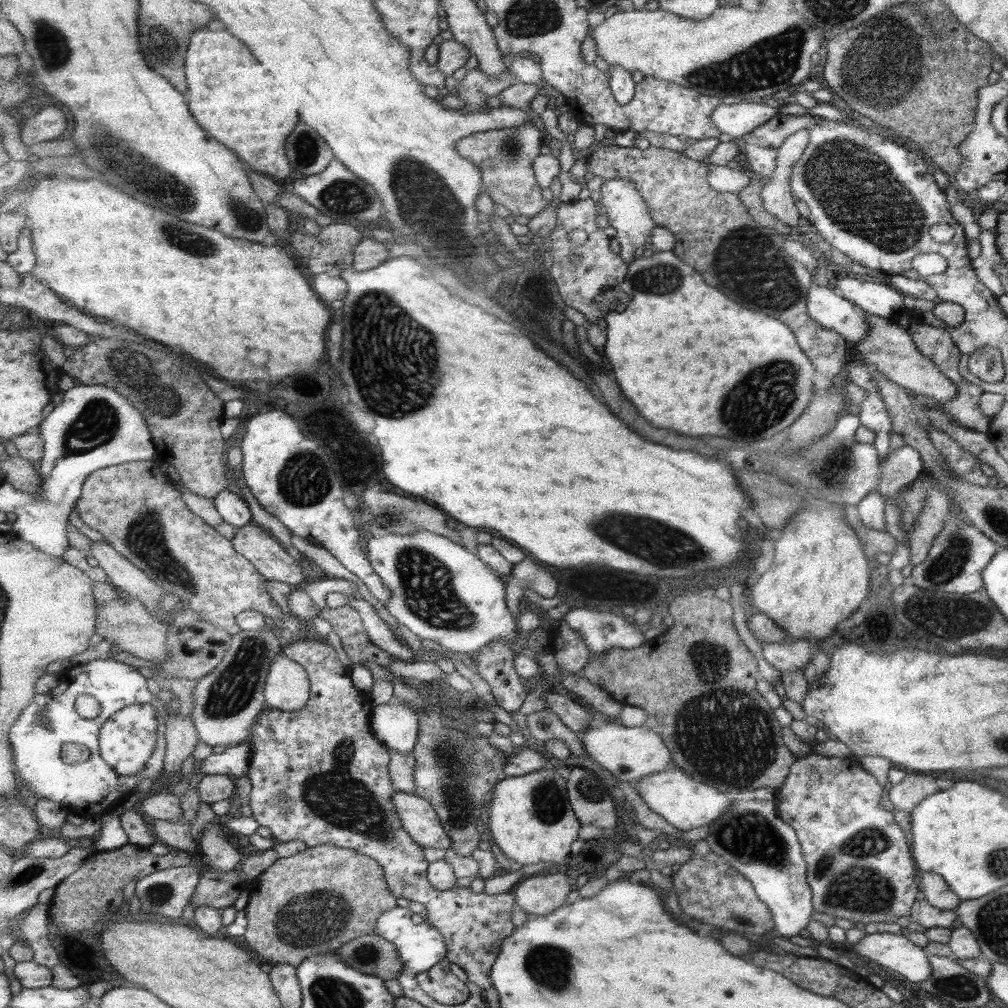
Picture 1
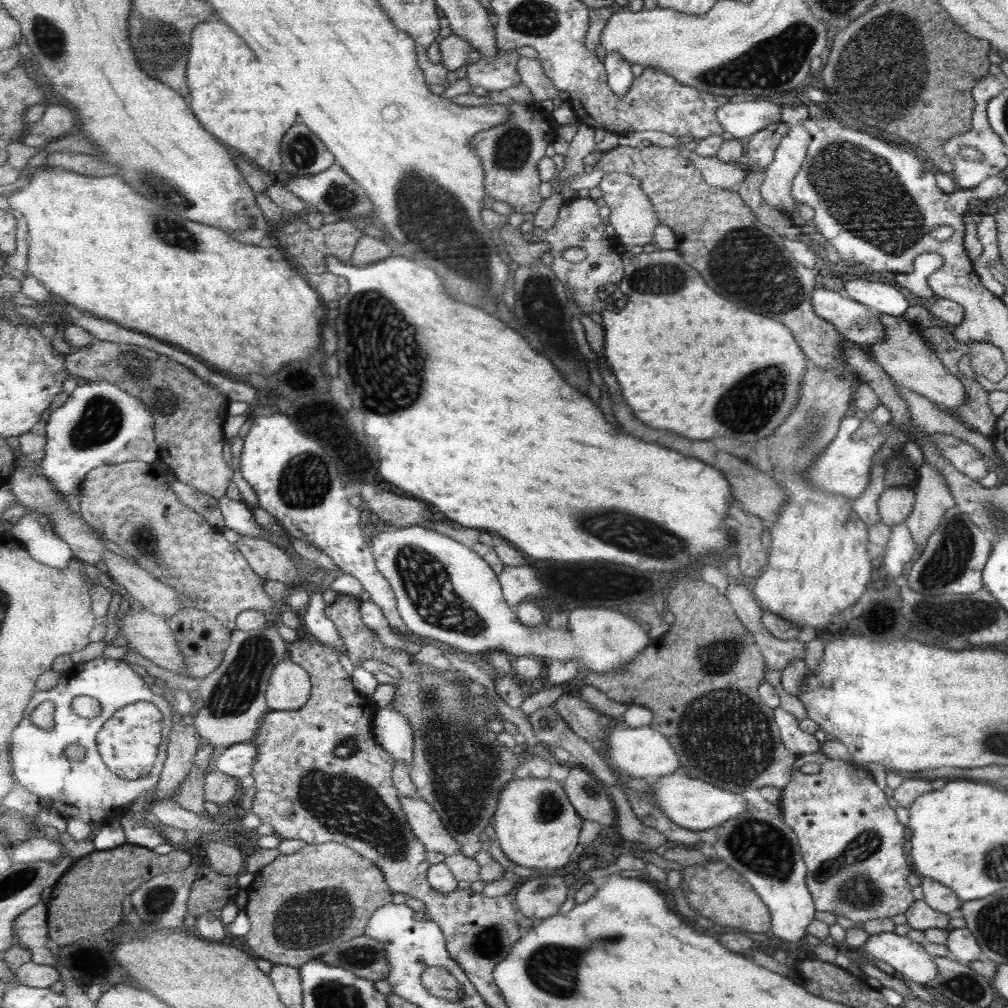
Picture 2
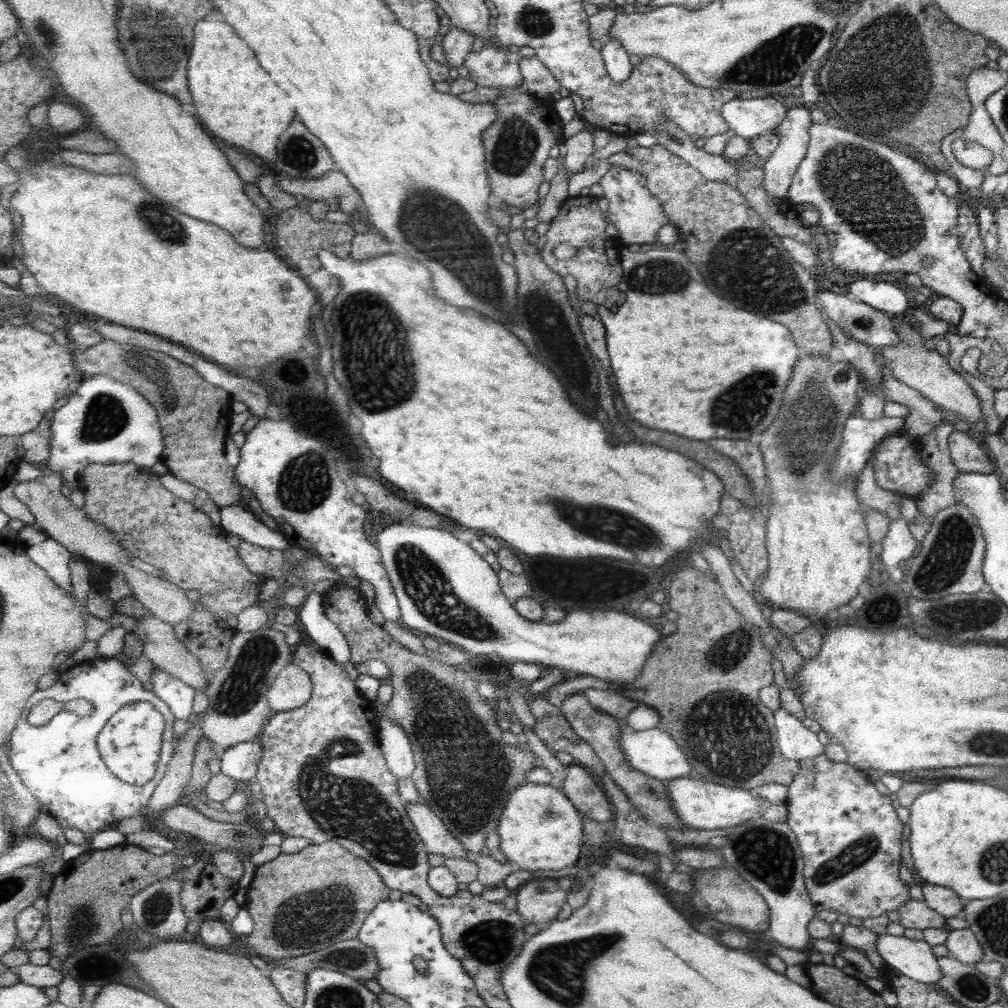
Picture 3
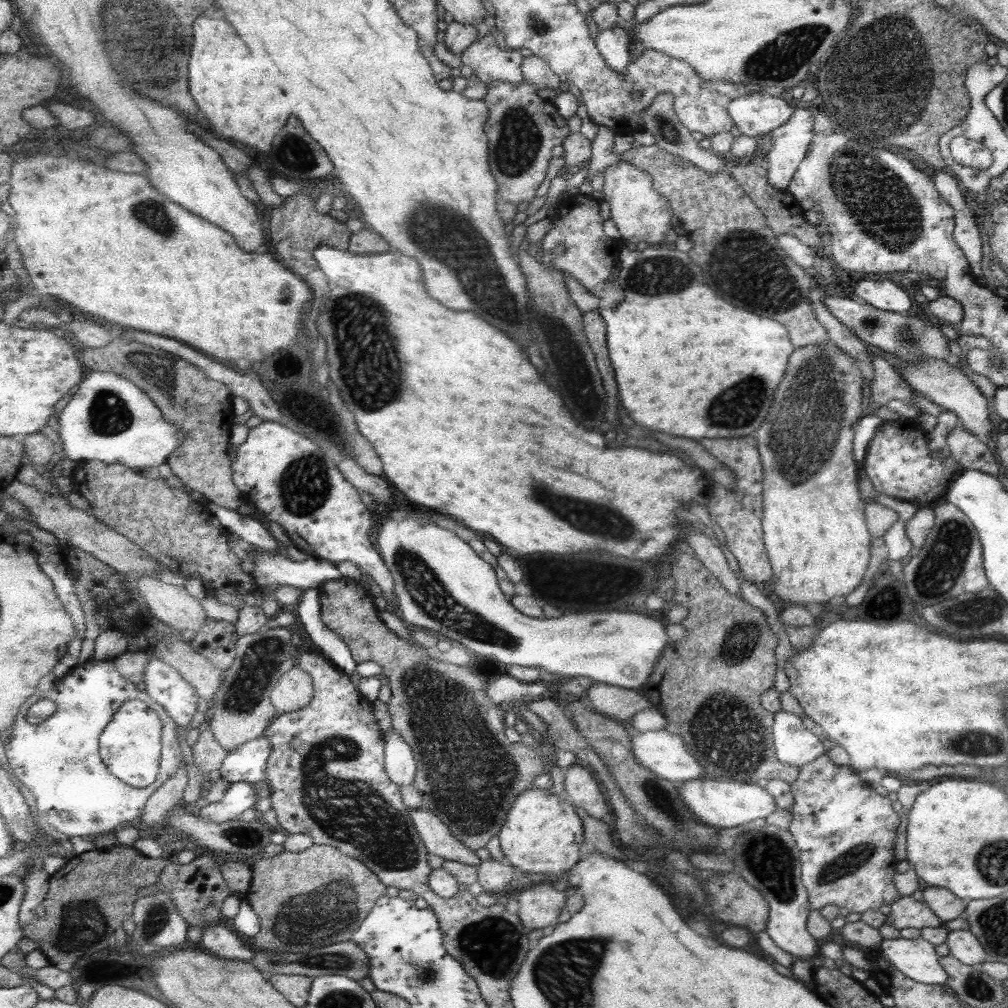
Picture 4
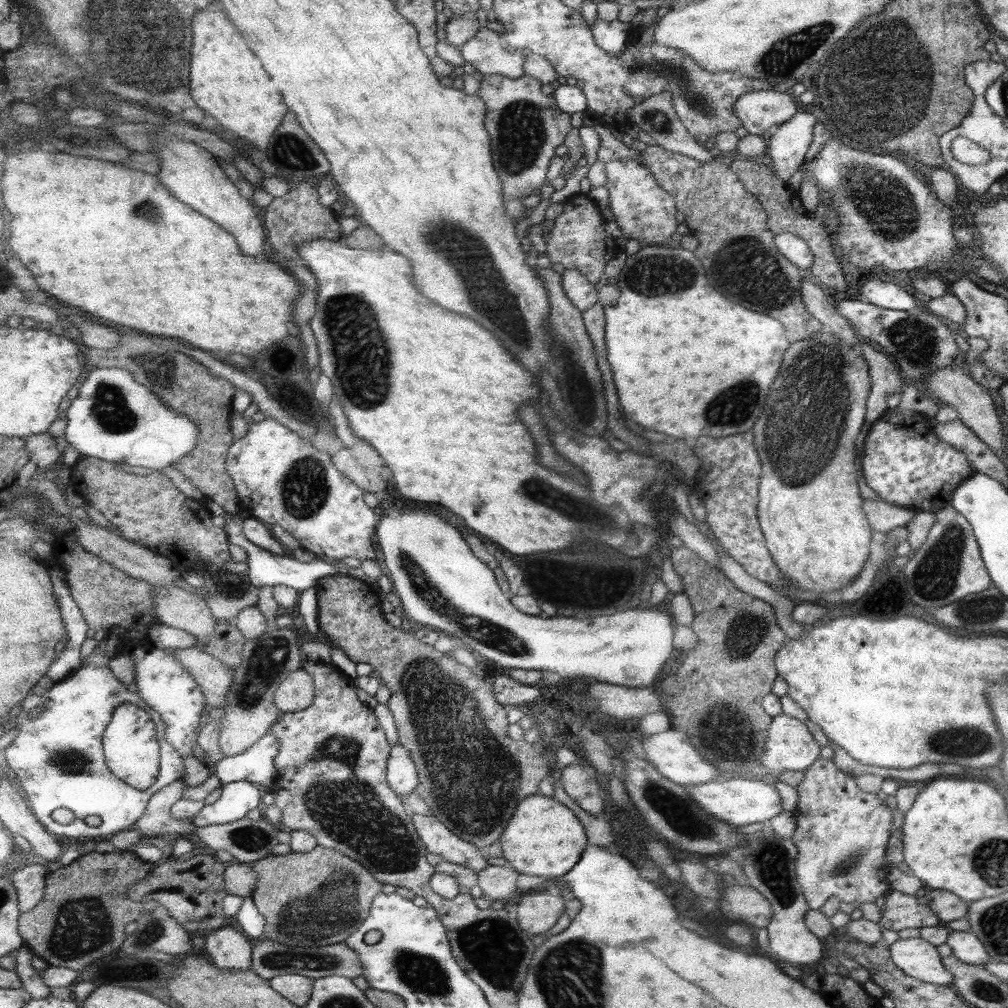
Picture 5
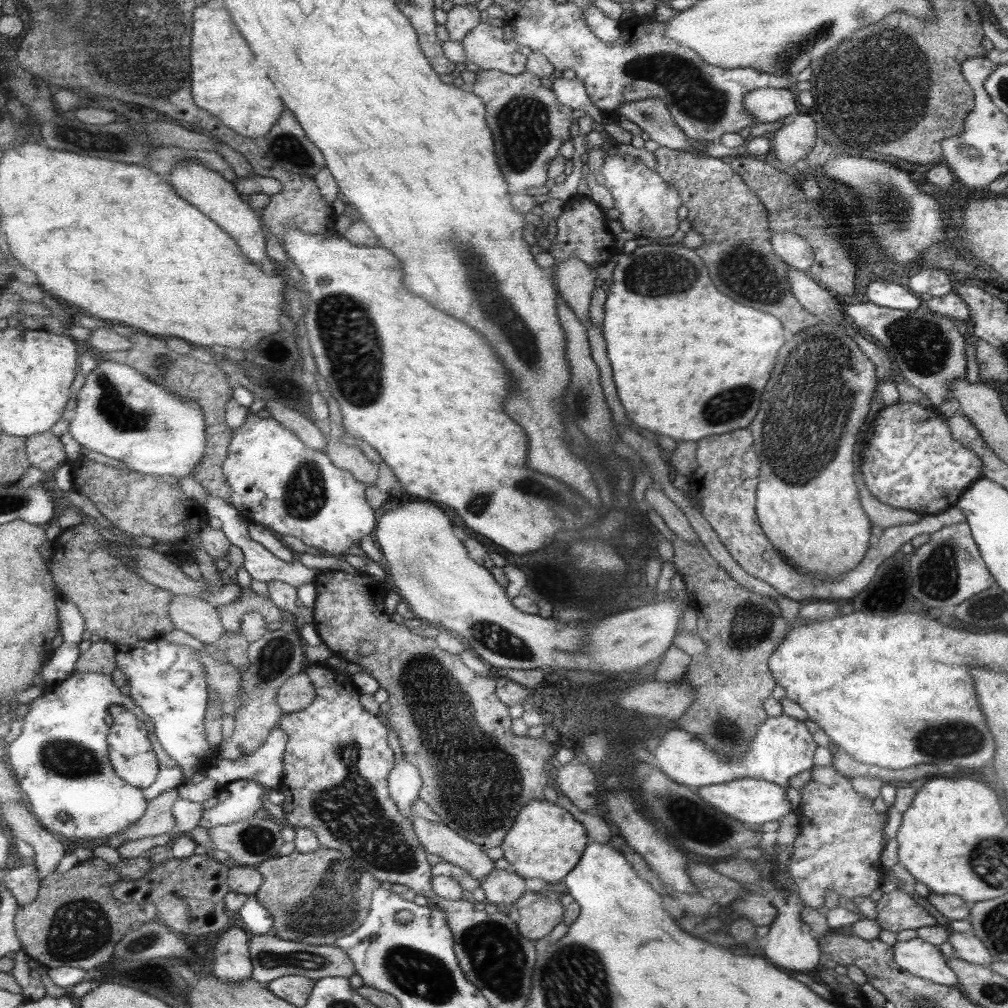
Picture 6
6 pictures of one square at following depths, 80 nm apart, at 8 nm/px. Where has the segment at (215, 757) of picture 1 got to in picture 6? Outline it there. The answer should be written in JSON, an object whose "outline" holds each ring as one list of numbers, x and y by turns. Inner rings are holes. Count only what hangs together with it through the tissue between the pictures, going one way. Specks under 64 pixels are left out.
{"outline":[[278,725,272,730,272,733,268,736,268,740,265,741,254,753,238,759,221,759,217,757,205,771,206,776,210,779,217,780,221,787,237,780,244,781,249,779,260,783,269,790,277,789,283,782,285,776,284,760,288,740,289,735,286,733,286,730]]}

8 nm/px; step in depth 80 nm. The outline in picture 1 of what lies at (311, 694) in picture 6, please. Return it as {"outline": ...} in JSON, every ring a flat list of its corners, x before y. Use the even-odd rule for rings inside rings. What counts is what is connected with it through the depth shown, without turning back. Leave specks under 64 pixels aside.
{"outline":[[285,654,279,655,271,665,265,686,266,705,277,707,282,712,296,712,305,708,311,699,312,688,308,671,301,663,295,662]]}

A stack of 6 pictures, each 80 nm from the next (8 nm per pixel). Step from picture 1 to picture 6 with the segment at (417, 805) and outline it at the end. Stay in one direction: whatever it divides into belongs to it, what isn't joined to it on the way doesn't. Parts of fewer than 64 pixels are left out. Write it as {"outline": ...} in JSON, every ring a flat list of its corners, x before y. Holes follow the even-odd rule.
{"outline":[[416,816,413,820,416,834,425,850,431,854,438,854,444,861,456,864,470,872,477,880,483,882,495,870,495,861,491,860,480,846,457,834,443,822,433,822,428,818]]}

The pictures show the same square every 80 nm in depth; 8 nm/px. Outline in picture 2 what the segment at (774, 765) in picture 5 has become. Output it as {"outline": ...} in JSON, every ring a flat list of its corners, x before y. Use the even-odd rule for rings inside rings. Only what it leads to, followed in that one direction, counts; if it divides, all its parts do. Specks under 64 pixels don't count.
{"outline":[[778,706,772,709,772,714,775,716,775,723,779,727,780,741,785,750,795,756,819,752,820,744,812,734,807,734,798,728,798,720,794,715]]}

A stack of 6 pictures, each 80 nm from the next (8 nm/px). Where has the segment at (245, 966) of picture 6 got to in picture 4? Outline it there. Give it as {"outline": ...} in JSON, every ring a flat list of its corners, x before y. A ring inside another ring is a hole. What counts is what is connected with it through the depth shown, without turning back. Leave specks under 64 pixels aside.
{"outline":[[223,923,205,927,201,941,211,953,224,959,251,963,256,955,256,951,245,946,245,942,235,934,235,930,230,930]]}

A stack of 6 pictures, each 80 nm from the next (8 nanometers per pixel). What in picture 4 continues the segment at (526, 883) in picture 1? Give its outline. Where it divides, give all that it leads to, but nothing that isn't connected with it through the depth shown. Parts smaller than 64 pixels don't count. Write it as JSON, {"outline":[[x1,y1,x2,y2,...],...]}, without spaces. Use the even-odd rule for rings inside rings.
{"outline":[[540,882,520,889,517,913,526,927,549,931,560,922,560,914,568,902,565,892,555,890,551,884]]}

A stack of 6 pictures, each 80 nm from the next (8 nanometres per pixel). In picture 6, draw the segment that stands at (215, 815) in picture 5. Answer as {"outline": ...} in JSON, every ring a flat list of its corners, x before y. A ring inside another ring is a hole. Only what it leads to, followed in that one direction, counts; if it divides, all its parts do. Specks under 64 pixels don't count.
{"outline":[[249,779,244,781,237,780,226,784,221,787,217,796,219,802,213,808,204,809,204,817,199,821,200,826,210,829,215,828,216,826,251,820,255,816,255,812,263,808,264,798,268,790,268,788,264,787,260,783]]}

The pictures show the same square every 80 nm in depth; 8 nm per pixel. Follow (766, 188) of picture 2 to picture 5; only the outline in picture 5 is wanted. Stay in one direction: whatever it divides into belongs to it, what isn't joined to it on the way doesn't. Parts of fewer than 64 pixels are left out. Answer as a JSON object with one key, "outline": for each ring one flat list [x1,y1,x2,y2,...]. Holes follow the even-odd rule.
{"outline":[[796,112,788,121,772,130,765,152,771,158,773,174,781,182,793,179,793,174,804,162,815,121,815,117,807,112]]}

